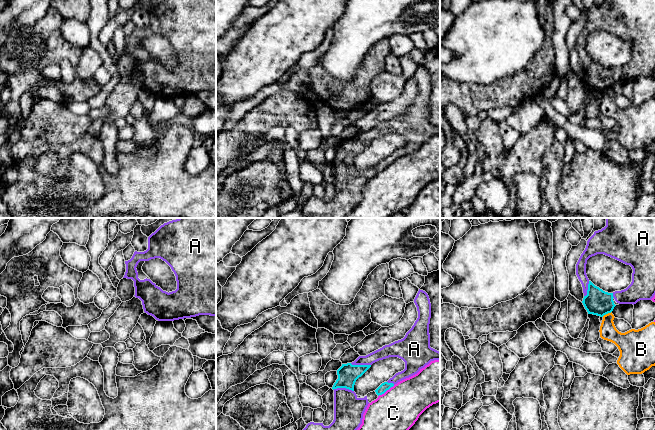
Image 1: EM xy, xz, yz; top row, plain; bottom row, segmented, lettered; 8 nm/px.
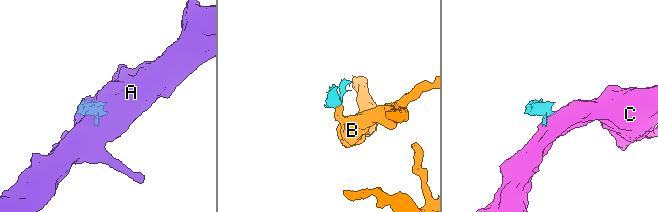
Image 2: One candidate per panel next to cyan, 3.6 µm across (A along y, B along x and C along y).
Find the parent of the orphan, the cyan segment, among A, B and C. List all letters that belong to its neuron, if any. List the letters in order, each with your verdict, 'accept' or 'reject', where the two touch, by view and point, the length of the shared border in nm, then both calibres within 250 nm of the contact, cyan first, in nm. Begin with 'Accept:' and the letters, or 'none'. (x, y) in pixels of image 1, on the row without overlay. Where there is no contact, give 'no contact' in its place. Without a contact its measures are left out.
Accept: A
A: accept; meets cyan in xz at (360, 141); contact 170 nm long; 160 nm thick on the cyan side, 100 nm on the other
B: reject; meets cyan in yz at (606, 89); contact 90 nm long; 200 nm thick on the cyan side, 140 nm on the other
C: reject; meets cyan in xz at (386, 166); contact 160 nm long; 70 nm thick on the cyan side, 360 nm on the other

